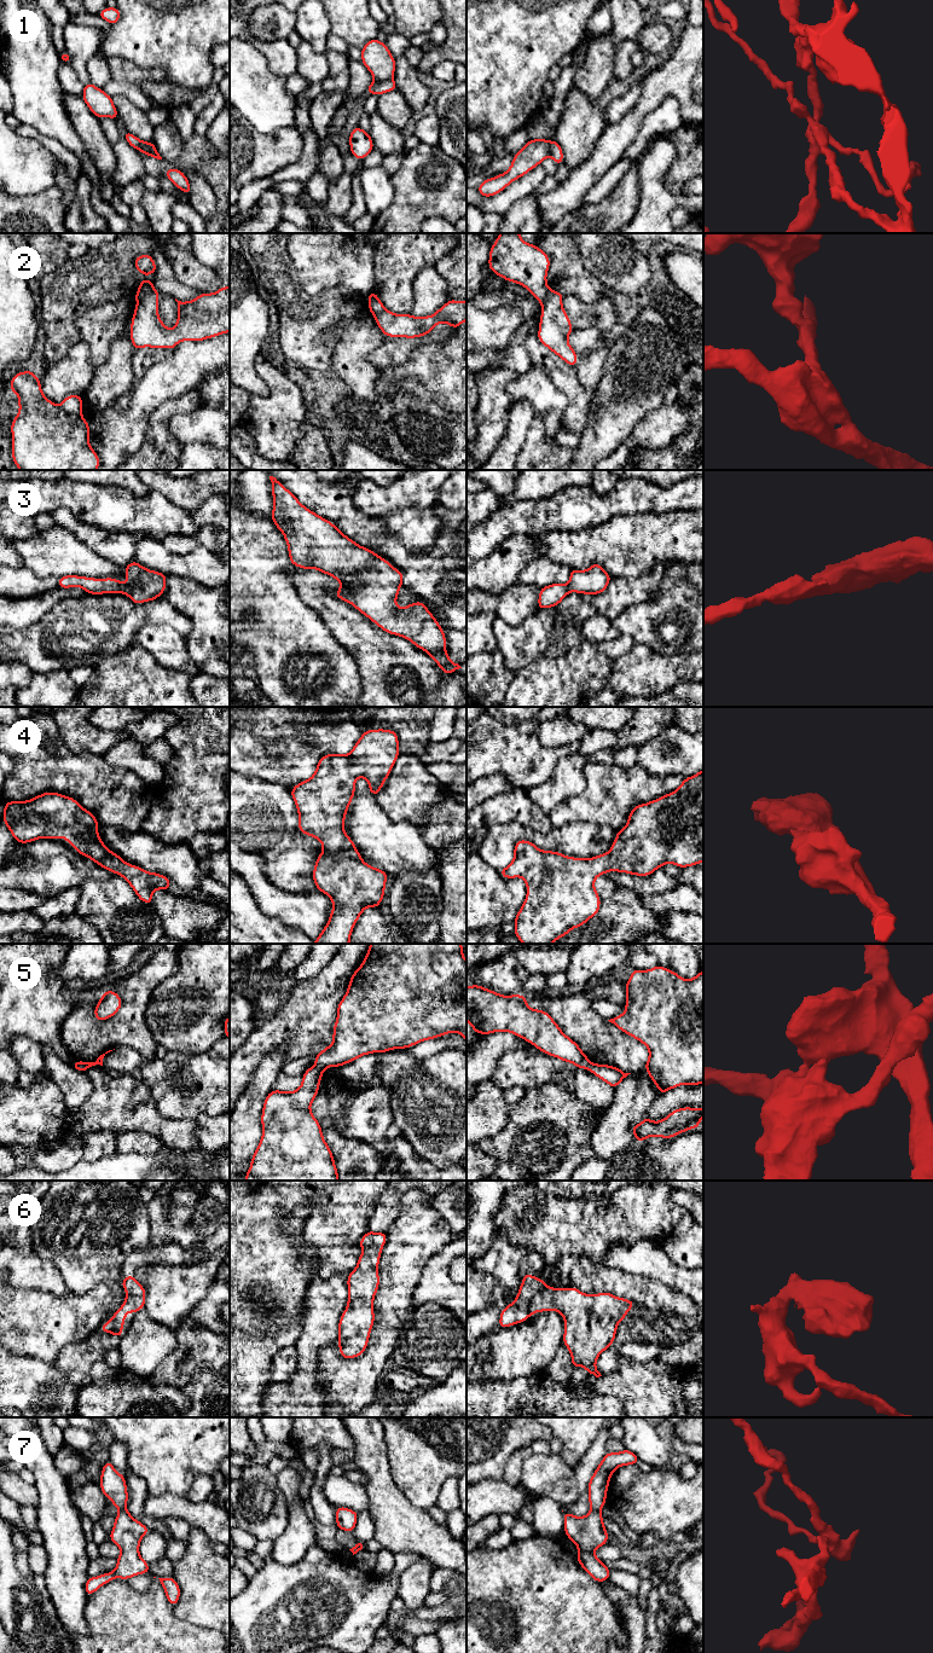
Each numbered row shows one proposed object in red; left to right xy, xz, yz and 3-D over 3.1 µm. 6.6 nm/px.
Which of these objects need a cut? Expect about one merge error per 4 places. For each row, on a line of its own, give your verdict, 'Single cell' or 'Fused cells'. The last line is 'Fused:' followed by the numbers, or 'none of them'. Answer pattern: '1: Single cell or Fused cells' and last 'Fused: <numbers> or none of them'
1: Fused cells
2: Fused cells
3: Single cell
4: Single cell
5: Fused cells
6: Fused cells
7: Fused cells
Fused: 1, 2, 5, 6, 7

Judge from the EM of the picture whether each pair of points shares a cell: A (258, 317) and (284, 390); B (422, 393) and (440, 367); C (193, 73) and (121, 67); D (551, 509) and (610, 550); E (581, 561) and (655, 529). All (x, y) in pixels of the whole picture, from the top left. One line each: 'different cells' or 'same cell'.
A: different cells
B: different cells
C: different cells
D: different cells
E: same cell

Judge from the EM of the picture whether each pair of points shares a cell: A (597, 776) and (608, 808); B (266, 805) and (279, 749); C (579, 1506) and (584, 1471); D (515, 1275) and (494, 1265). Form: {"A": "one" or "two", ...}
{"A": "one", "B": "two", "C": "one", "D": "one"}

